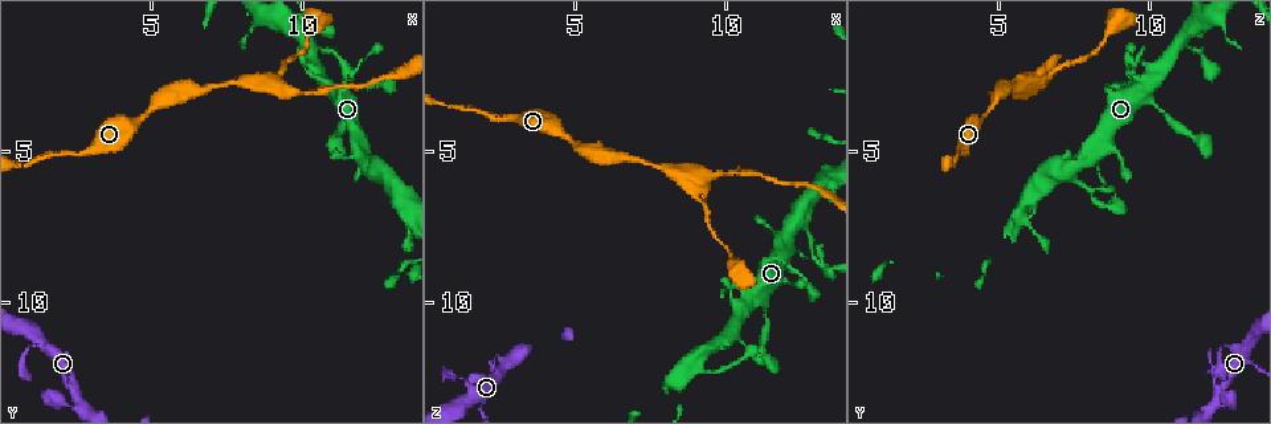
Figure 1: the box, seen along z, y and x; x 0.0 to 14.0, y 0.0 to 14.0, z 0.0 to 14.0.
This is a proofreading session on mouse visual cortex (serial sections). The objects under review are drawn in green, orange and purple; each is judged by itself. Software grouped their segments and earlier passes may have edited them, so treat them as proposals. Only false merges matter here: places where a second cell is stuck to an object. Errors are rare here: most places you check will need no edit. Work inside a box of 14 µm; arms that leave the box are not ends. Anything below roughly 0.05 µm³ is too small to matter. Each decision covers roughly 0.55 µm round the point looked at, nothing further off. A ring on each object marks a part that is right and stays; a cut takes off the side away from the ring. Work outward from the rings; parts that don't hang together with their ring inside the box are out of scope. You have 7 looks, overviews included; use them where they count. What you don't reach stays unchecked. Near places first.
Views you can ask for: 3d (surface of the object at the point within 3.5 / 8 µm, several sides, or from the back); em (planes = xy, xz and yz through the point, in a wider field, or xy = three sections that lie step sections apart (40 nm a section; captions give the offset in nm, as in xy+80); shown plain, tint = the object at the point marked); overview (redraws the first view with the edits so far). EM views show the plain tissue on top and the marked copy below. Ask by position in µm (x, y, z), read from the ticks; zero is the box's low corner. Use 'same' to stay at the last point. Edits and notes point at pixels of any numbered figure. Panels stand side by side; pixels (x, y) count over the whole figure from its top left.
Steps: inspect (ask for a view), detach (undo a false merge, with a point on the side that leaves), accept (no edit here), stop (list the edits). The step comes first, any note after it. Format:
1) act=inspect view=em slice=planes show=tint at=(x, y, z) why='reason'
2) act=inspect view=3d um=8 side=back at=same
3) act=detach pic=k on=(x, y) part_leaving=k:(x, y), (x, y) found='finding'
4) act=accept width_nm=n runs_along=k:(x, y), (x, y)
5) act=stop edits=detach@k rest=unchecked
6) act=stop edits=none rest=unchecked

act=inspect view=em slice=xy step=2 show=tint at=(2.6, 13.3, 12.2) why='three-way junction'

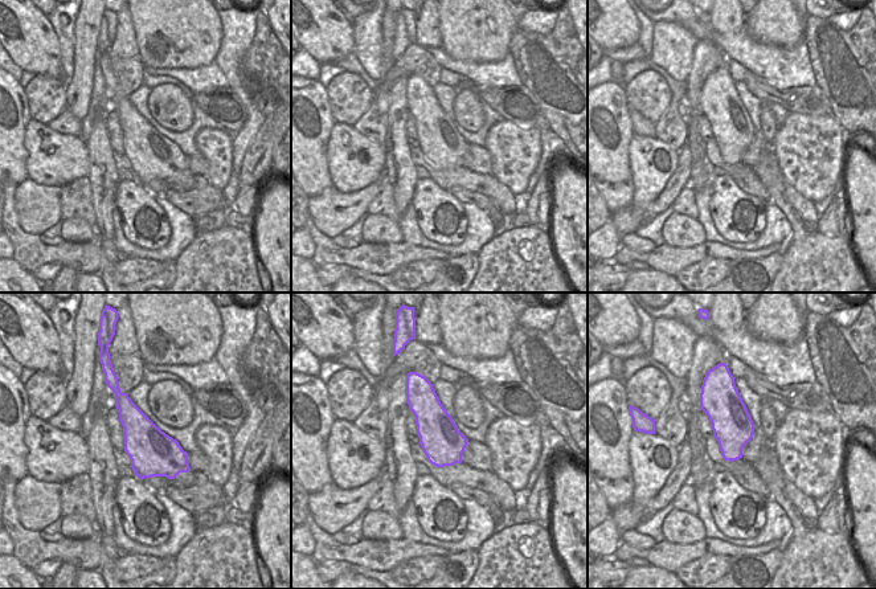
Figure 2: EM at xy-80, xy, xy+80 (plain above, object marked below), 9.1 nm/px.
act=inspect view=3d um=3.5 at=same

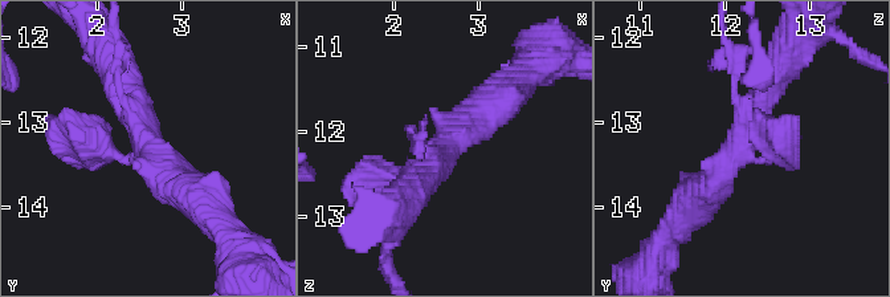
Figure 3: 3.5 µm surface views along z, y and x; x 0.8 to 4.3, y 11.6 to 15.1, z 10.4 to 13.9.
act=accept runs_along=3:(780, 68), (743, 146), (695, 199) found='one cell here'

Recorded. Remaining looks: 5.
act=inspect view=3d um=3.5 at=(8.9, 2.8, 6.1) why='side arm on a straight run'

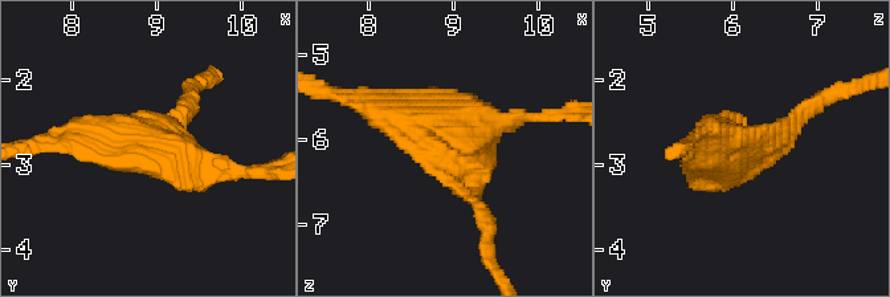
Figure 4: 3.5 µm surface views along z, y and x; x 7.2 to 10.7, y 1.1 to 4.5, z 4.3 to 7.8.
act=accept runs_along=4:(367, 104), (445, 125), (469, 199) found='all the same cell'

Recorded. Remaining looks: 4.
act=inspect view=3d um=8 at=(12.9, 6.5, 8.1) why='a narrow waist'

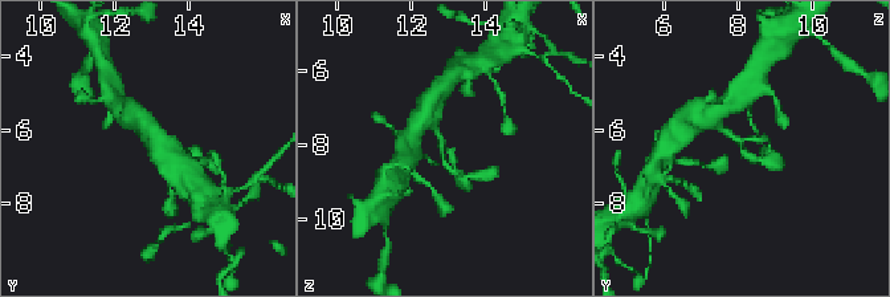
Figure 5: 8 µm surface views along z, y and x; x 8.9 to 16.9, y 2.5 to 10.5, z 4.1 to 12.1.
act=inspect view=3d um=3.5 at=(13.0, 6.5, 8.1) why='closer look'

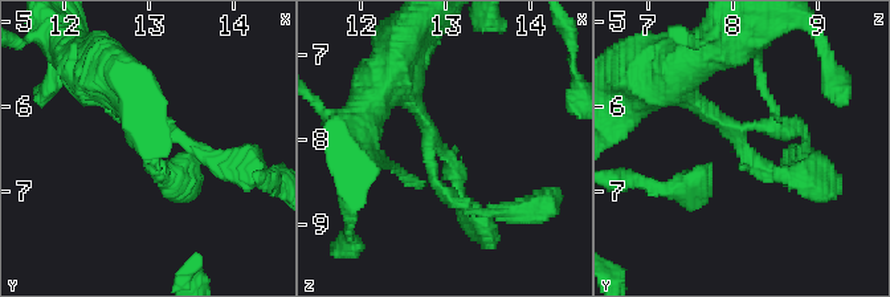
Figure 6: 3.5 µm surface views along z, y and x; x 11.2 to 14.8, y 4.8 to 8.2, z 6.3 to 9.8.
act=accept runs_along=6:(688, 96), (764, 173), (809, 169) found='all the same cell'

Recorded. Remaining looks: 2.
act=stop edits=none rest=unchecked

